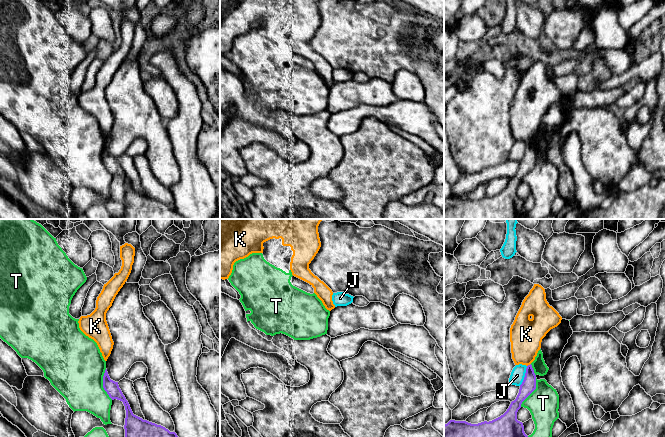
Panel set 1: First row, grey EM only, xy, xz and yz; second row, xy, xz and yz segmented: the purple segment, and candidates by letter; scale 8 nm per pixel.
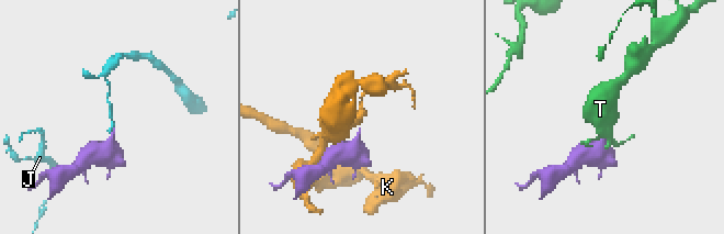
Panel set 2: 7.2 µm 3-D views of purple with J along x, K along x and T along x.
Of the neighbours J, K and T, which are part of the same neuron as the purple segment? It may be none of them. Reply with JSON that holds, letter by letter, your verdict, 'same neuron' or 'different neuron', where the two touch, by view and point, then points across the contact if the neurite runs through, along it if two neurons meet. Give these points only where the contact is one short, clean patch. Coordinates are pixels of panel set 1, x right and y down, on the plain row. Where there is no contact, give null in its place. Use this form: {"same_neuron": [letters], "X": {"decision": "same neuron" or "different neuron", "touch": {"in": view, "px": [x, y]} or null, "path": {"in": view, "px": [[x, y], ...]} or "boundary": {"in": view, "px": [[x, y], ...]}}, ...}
{"same_neuron": [], "J": {"decision": "different neuron", "touch": {"in": "yz", "px": [525, 152]}, "boundary": {"in": "yz", "px": [[527, 142], [524, 155], [519, 161]]}}, "K": {"decision": "different neuron", "touch": {"in": "yz", "px": [528, 141]}}, "T": {"decision": "different neuron", "touch": {"in": "xy", "px": [103, 160]}}}

